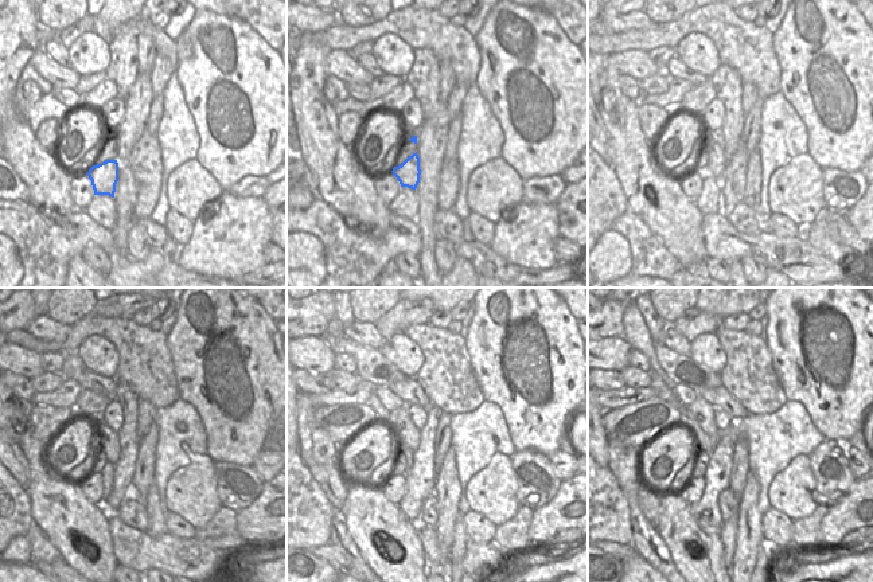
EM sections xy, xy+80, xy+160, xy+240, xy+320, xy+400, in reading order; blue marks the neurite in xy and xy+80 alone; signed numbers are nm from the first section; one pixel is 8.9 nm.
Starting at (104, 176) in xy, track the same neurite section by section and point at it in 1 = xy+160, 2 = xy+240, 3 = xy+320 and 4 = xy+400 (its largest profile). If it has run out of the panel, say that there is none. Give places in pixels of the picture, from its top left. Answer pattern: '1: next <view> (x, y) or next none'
1: next xy+160 (716, 164)
2: next xy+240 (109, 444)
3: next xy+320 (409, 434)
4: next xy+400 (704, 411)

